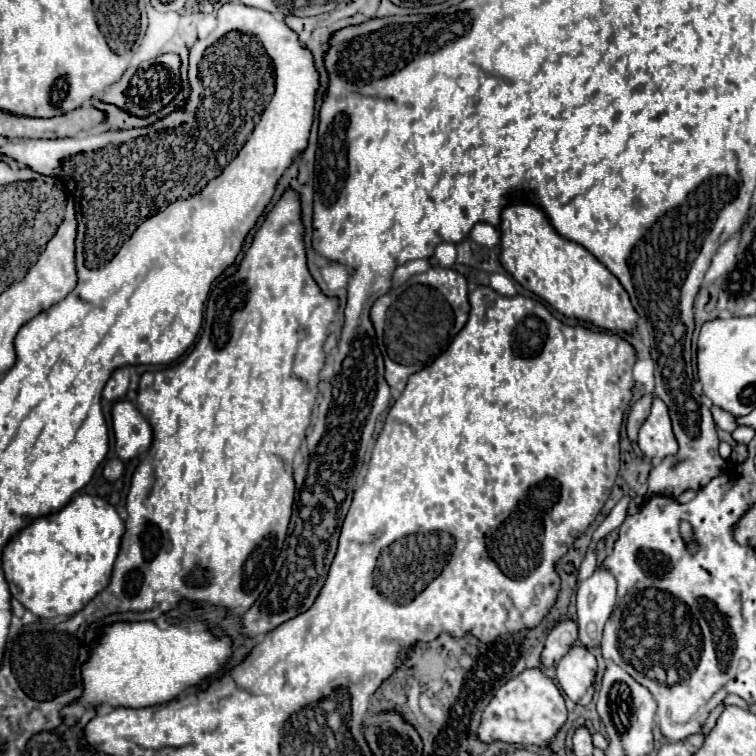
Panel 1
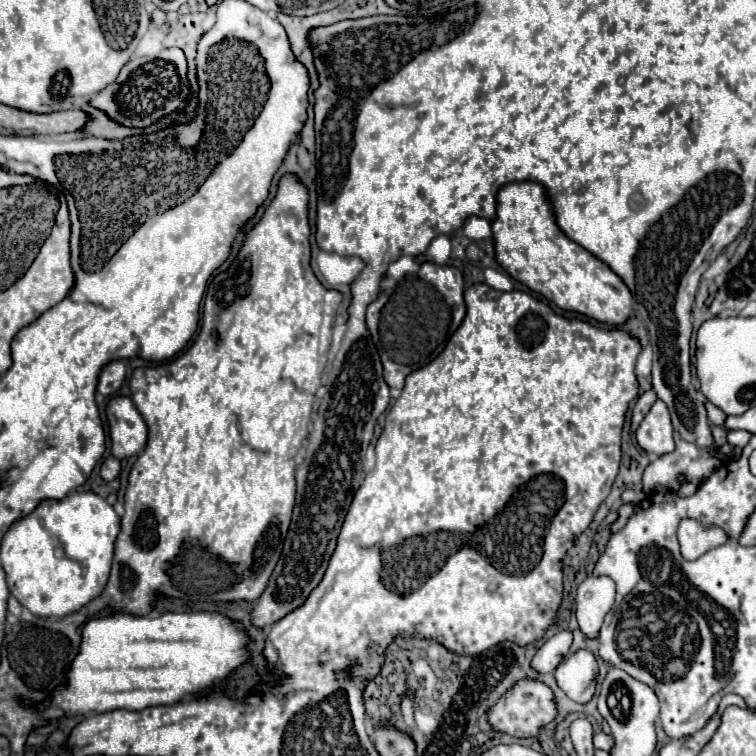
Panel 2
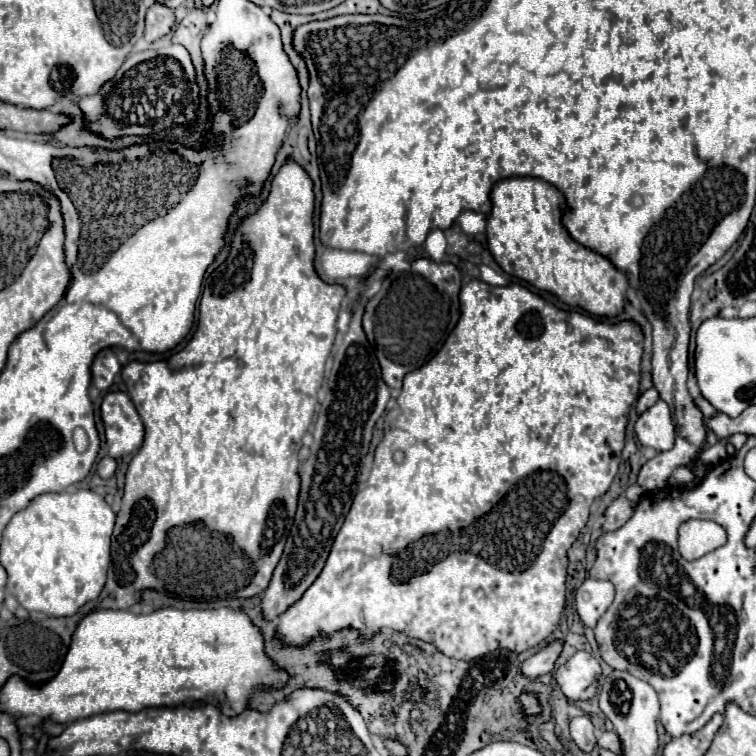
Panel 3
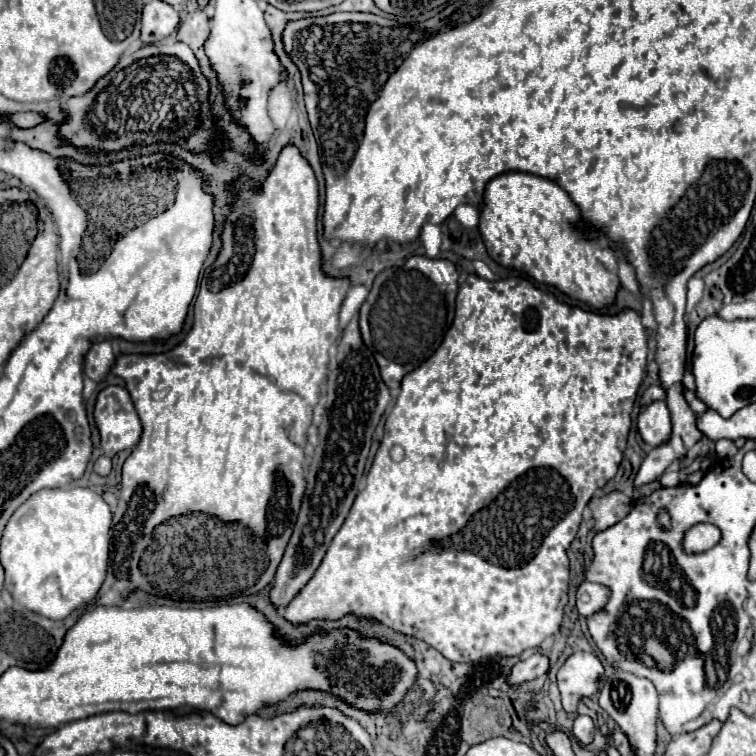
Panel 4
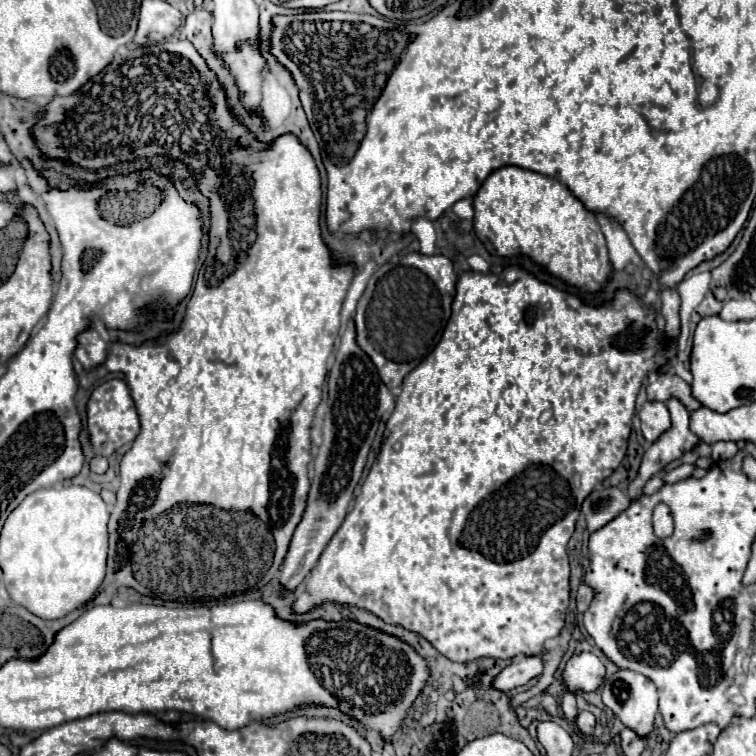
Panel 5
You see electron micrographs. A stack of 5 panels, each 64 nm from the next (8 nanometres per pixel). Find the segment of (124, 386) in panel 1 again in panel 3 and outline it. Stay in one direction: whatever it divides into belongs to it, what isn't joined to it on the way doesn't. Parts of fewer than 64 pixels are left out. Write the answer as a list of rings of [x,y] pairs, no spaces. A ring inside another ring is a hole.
[[[104,348],[104,352],[98,352],[96,354],[96,360],[92,362],[92,384],[106,392],[110,386],[112,386],[112,380],[114,376],[120,372],[120,362],[114,354],[112,348]]]

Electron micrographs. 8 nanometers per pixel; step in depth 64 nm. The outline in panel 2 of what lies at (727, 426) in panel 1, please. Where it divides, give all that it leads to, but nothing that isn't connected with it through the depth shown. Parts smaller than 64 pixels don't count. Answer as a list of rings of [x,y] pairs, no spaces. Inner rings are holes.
[[[706,402],[704,406],[706,406],[706,412],[708,412],[708,422],[714,424],[714,426],[722,426],[726,414],[720,408],[716,408],[714,404],[710,404],[710,402]]]

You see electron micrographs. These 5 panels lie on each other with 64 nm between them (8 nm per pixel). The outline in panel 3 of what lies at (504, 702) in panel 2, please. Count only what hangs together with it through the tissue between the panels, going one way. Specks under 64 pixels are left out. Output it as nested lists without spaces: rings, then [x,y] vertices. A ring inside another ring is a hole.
[[[524,694],[520,698],[520,704],[524,706],[526,714],[538,714],[540,712],[540,704],[538,704],[538,698],[534,694]]]

